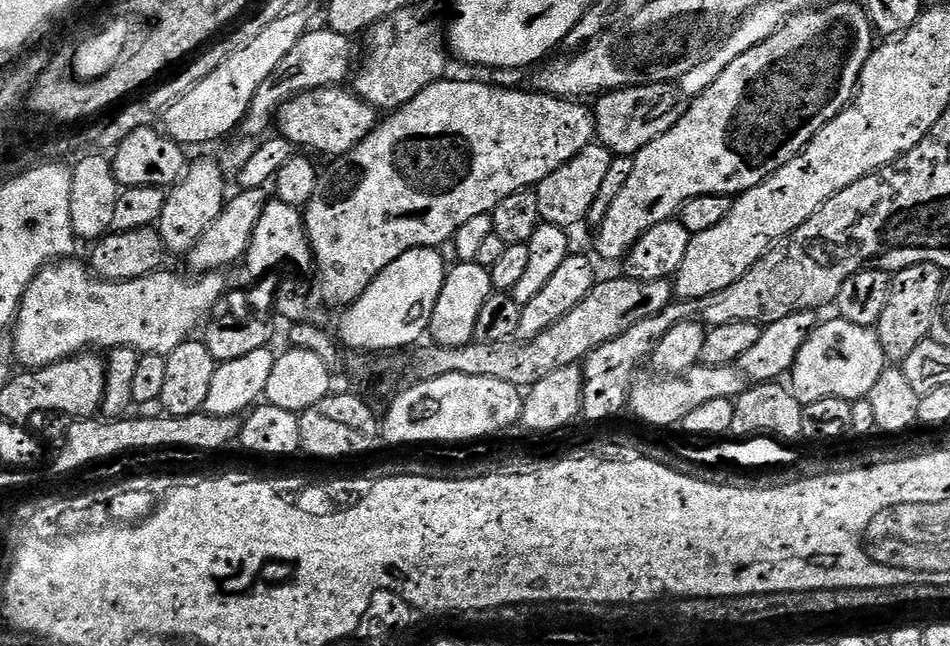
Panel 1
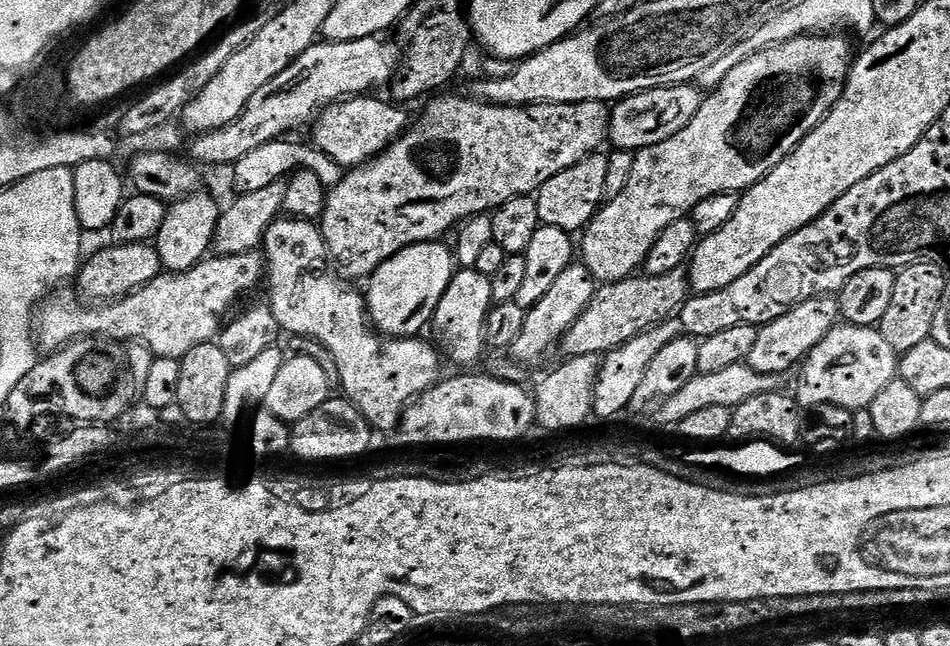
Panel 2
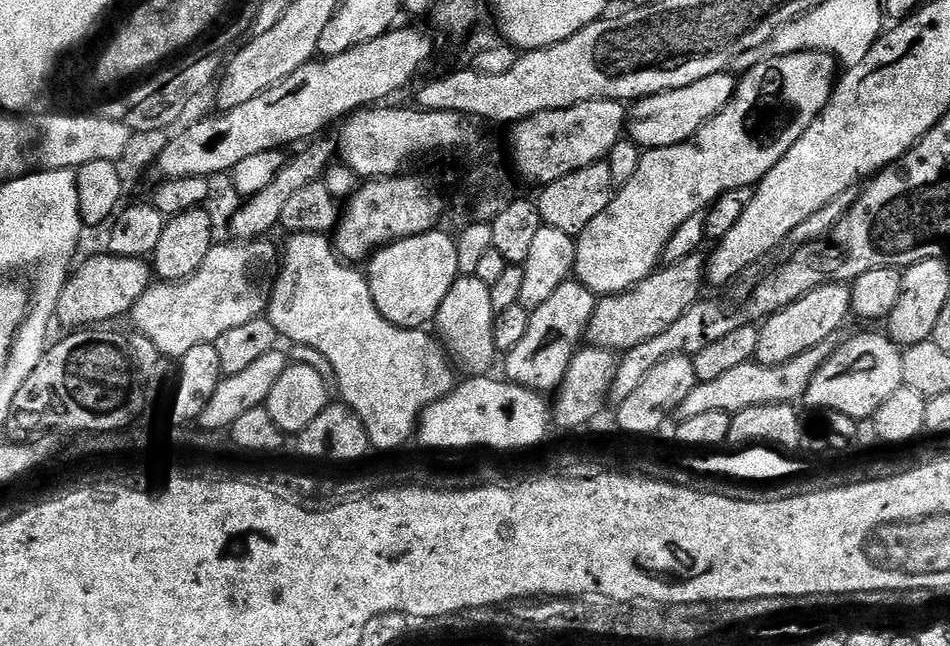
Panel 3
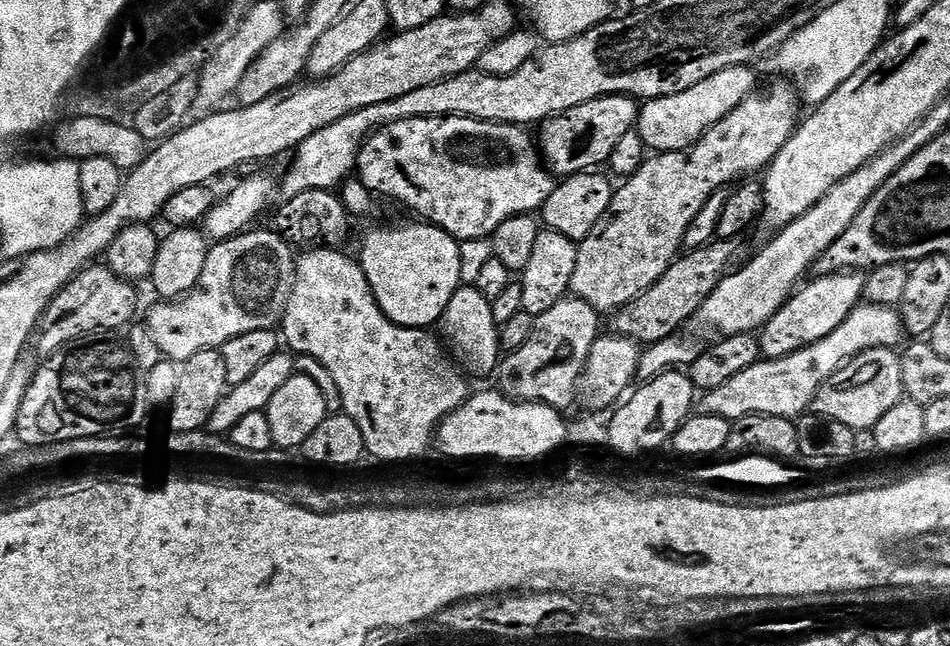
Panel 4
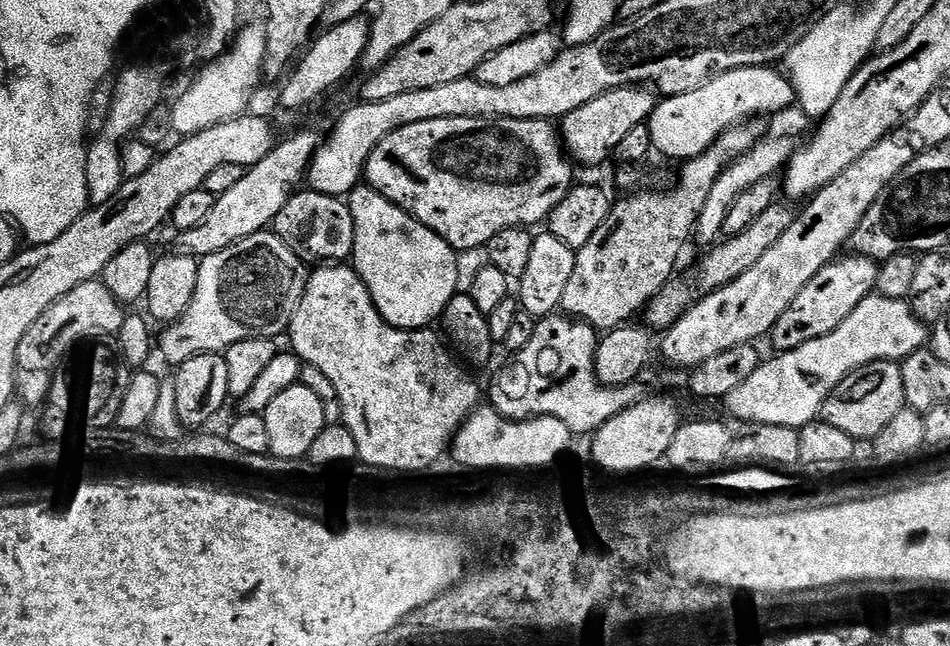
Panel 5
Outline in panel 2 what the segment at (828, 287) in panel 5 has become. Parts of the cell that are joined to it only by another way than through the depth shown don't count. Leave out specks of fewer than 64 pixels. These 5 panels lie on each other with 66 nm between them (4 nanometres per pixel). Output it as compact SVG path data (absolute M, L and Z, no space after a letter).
M816 296L812 300L802 302L794 306L794 310L782 314L782 318L760 328L746 363L760 374L783 377L783 372L788 372L791 368L799 369L803 365L810 350L814 350L814 346L818 346L818 342L822 342L822 338L830 334L830 330L836 327L840 319L839 299L832 296Z

